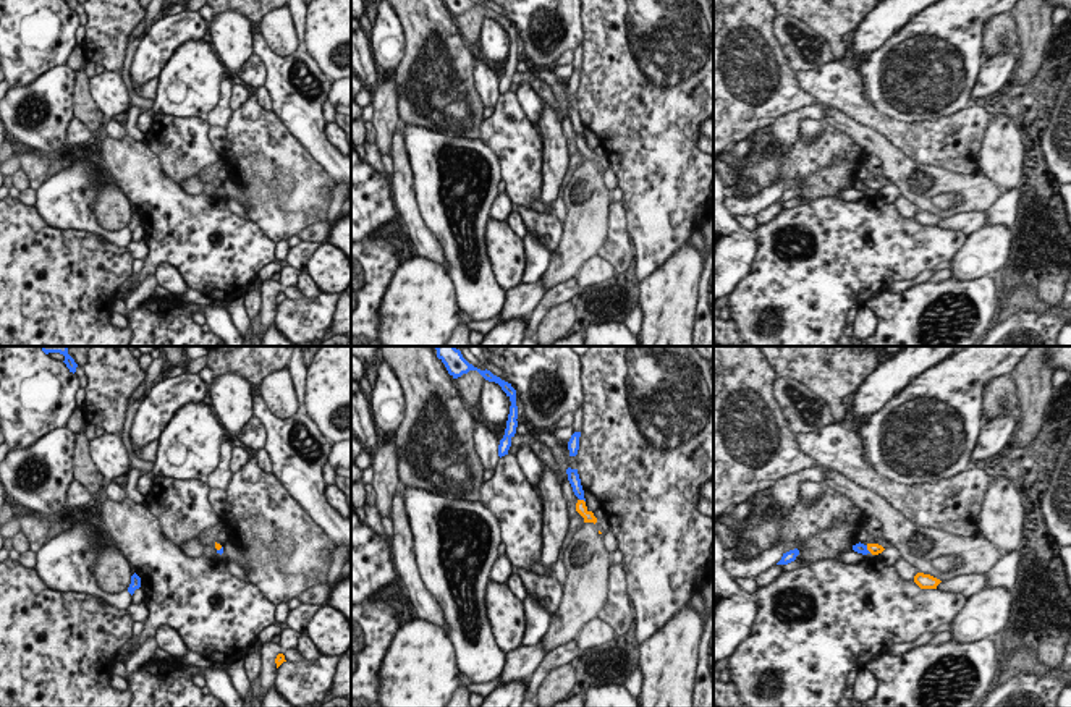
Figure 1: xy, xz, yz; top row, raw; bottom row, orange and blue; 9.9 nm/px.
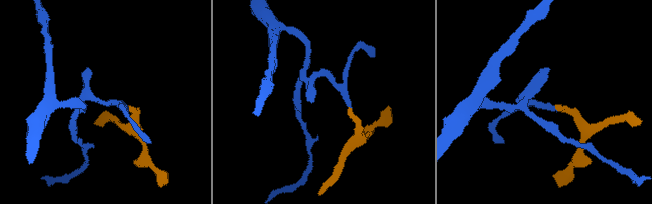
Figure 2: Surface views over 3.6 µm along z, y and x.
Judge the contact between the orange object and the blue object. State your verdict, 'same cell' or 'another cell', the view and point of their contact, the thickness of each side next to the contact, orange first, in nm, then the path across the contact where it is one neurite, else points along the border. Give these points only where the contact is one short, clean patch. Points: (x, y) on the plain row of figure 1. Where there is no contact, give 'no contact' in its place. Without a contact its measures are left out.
another cell; contact xz (583, 138); calibres 120 and 120 nm; border xz (579, 136), (584, 139)

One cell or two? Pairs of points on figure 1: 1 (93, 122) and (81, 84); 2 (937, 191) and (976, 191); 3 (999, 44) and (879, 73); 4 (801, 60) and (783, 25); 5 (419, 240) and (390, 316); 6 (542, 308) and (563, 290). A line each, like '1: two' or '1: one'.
1: one
2: one
3: two
4: one
5: two
6: one

